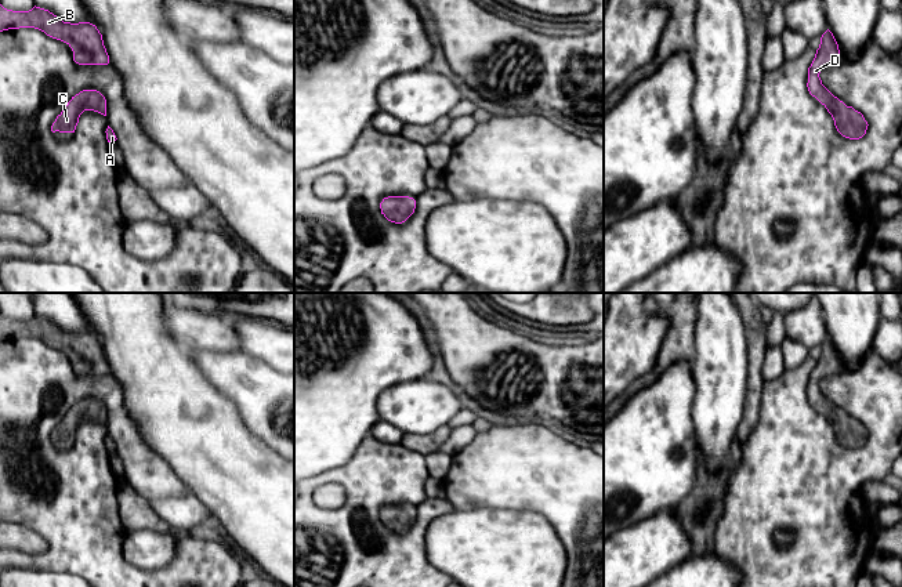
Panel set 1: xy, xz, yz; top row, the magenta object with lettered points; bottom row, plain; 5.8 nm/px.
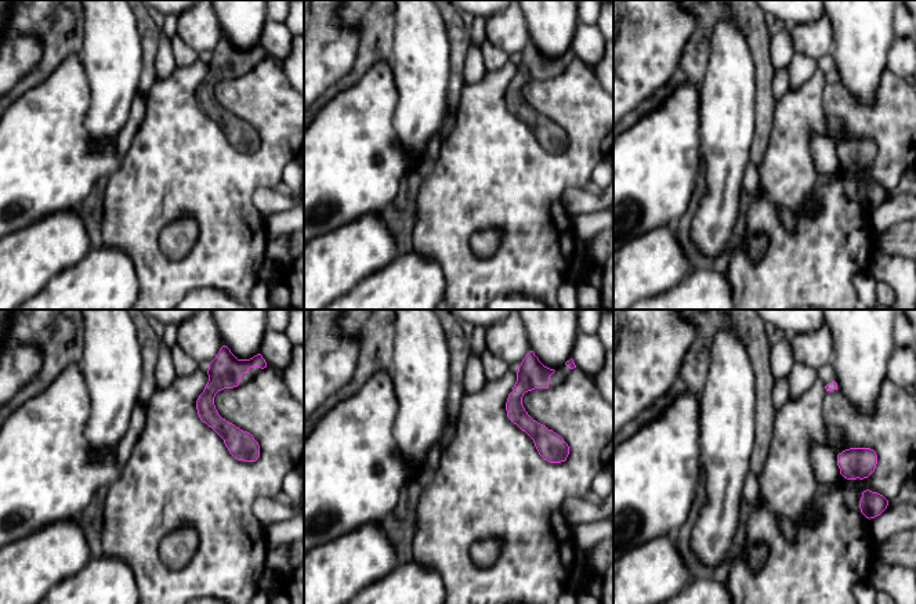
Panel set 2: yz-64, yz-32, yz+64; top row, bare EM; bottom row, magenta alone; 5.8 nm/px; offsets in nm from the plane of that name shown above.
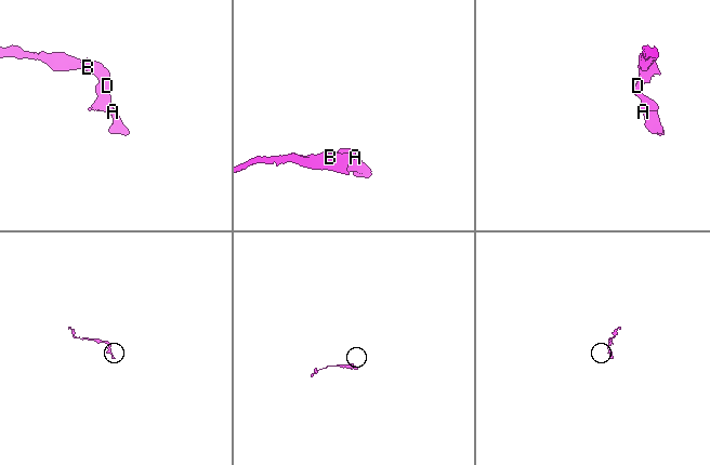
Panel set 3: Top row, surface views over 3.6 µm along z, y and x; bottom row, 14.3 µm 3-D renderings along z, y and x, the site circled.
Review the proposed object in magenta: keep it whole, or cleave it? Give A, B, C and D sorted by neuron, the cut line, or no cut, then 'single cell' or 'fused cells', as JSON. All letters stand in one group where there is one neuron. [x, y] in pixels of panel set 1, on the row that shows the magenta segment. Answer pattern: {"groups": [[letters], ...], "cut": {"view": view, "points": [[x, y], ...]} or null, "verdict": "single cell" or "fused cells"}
{"groups": [["A", "B", "C", "D"]], "cut": null, "verdict": "single cell"}

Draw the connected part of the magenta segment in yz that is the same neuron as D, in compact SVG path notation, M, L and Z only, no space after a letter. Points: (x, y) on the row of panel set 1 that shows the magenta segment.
M827 29L822 37L815 58L808 68L808 91L815 97L832 115L837 131L850 139L859 139L866 134L867 122L863 115L852 106L847 106L843 101L834 97L819 77L821 68L834 65L840 61L838 44L833 33Z

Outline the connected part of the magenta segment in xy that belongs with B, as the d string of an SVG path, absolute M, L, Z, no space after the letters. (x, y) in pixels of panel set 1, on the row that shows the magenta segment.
M0 4L0 32L19 28L35 28L66 43L73 51L73 61L79 65L109 64L102 35L90 22L64 22L48 10L36 6L29 11L12 11Z

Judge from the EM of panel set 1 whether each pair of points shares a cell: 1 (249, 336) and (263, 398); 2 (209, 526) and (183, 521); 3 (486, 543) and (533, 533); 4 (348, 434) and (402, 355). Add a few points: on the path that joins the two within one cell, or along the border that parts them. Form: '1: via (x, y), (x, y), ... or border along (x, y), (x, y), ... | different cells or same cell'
1: border along (241, 348), (279, 372) | different cells
2: via (202, 522), (189, 521) | same cell
3: via (497, 543), (522, 543) | same cell
4: via (348, 415), (348, 409), (383, 374) | same cell

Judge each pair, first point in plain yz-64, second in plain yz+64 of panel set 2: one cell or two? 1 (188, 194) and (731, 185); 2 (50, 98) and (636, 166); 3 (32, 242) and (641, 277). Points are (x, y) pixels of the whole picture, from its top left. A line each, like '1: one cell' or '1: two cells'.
1: two cells
2: one cell
3: one cell

